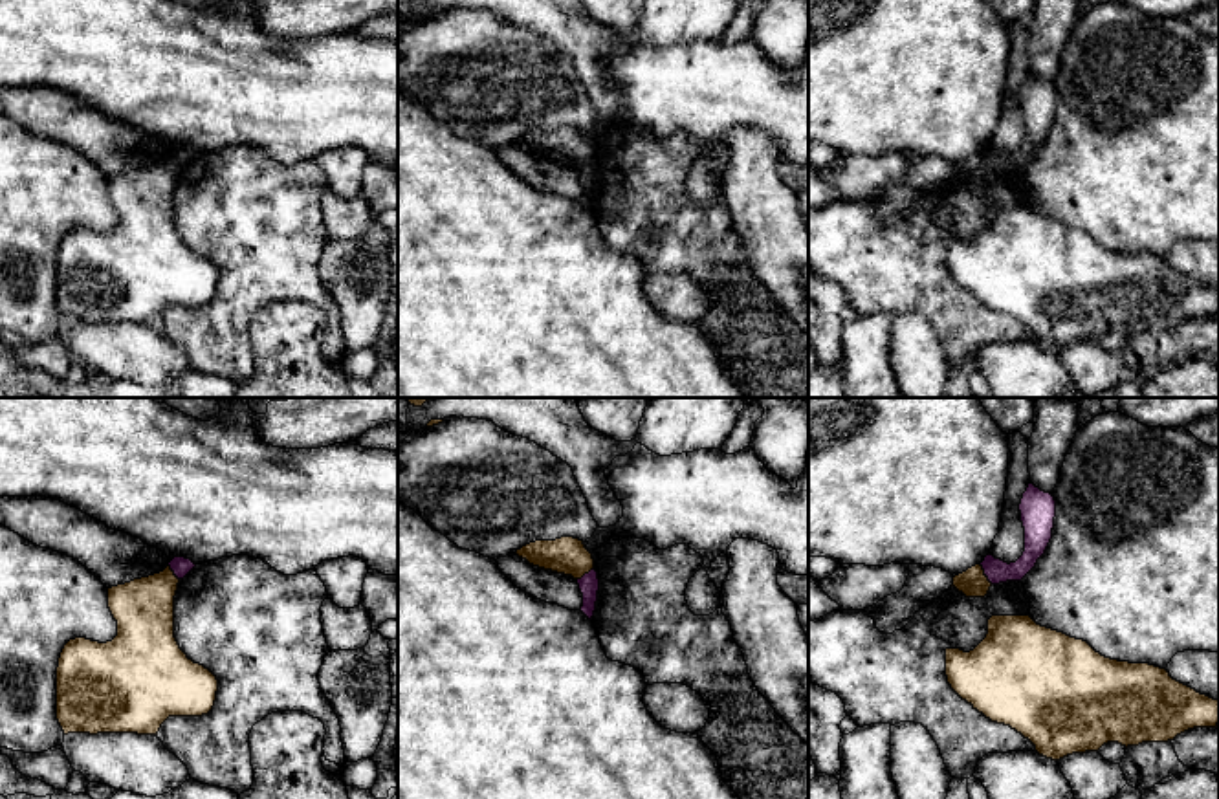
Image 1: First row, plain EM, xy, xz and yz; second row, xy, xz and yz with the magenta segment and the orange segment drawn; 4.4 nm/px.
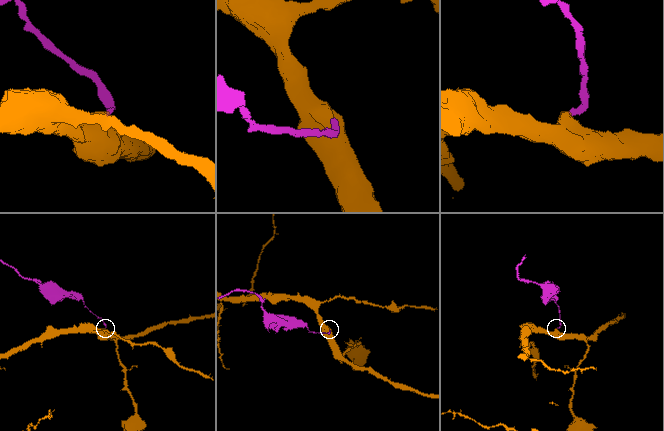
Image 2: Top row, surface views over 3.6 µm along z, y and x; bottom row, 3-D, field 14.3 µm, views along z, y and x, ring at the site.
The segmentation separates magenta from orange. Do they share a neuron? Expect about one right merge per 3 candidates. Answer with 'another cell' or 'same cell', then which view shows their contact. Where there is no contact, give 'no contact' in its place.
another cell | yz

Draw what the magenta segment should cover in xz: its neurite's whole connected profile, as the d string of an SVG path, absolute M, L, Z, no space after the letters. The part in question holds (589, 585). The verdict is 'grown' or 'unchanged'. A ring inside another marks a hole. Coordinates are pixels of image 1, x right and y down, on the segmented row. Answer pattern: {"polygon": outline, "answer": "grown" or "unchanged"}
{"polygon": "M592 568L581 579L577 579L579 590L583 594L583 607L581 612L592 619L598 601L599 579L598 572Z", "answer": "unchanged"}

